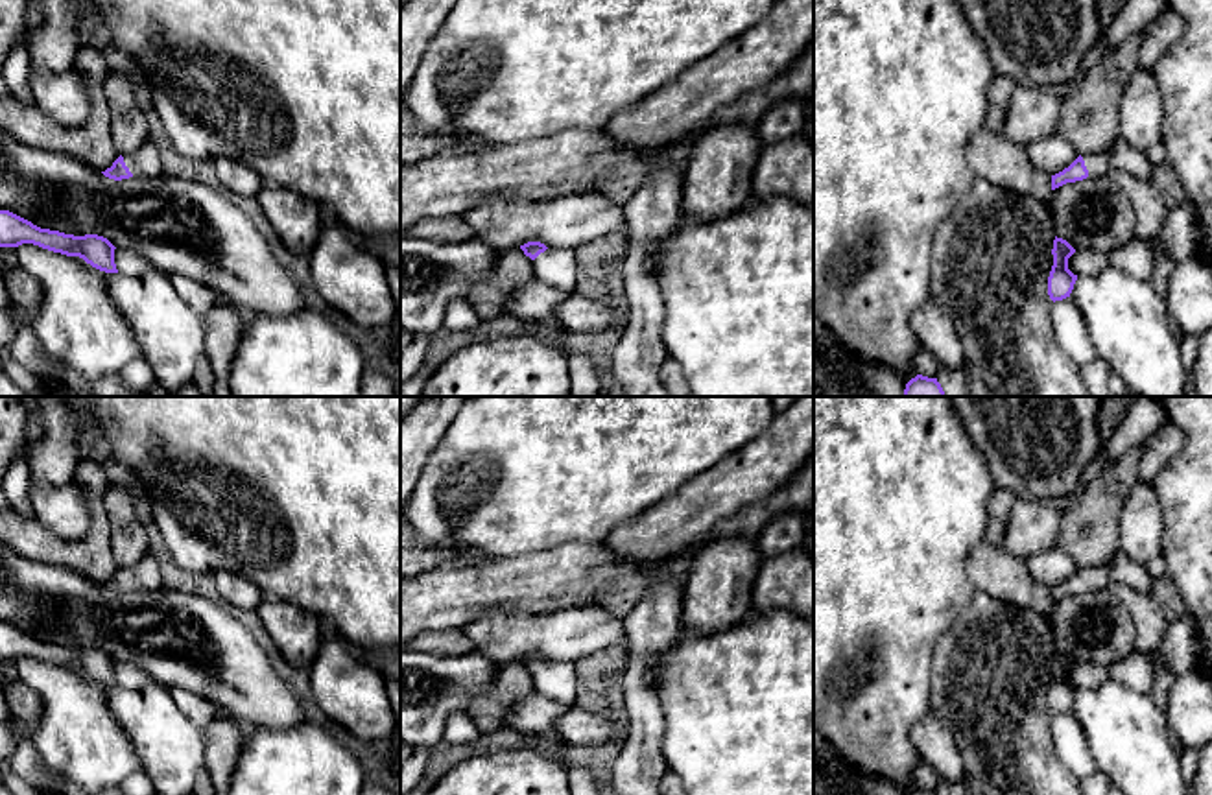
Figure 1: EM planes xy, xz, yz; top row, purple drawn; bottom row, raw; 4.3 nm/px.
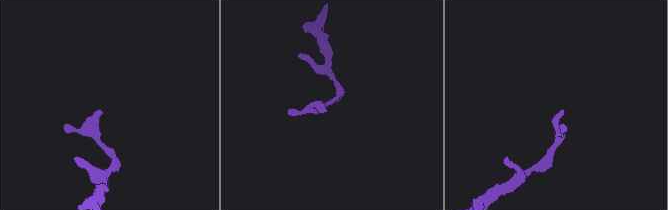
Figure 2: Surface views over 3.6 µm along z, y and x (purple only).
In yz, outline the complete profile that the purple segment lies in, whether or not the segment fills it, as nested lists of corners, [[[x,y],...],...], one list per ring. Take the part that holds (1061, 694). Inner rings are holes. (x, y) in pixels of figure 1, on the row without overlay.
[[[1063,651],[1053,653],[1053,679],[1048,690],[1048,708],[1050,712],[1063,714],[1070,710],[1077,688],[1068,682],[1068,671],[1075,666],[1075,662]]]

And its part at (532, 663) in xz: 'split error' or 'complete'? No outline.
split error

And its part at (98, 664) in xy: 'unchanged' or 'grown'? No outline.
unchanged

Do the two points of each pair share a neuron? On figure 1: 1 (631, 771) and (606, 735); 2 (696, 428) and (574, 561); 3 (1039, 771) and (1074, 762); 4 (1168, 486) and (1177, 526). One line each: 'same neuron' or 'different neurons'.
1: different neurons
2: different neurons
3: different neurons
4: same neuron

